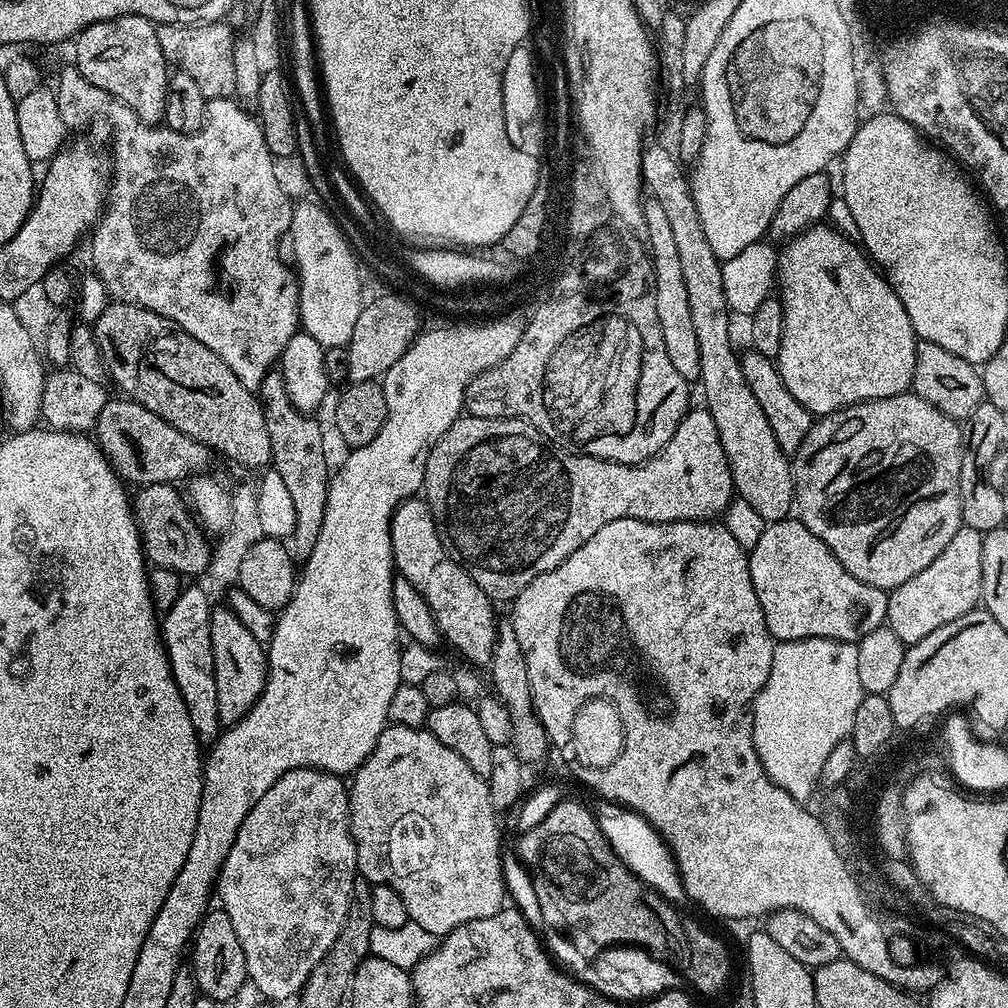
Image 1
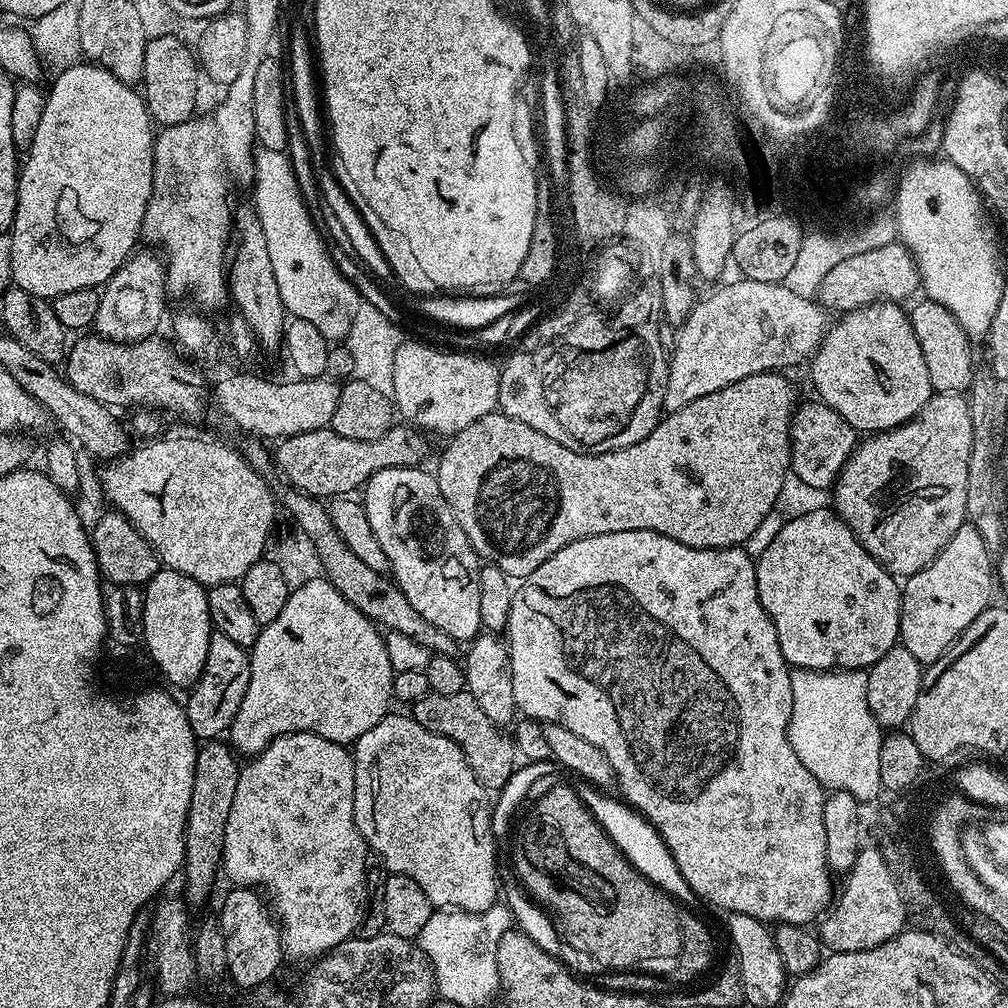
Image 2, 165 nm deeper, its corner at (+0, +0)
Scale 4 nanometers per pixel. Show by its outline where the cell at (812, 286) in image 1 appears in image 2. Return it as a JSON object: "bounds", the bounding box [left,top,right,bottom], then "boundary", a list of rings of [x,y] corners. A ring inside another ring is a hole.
{"bounds":[810,302,934,434],"boundary":[[[877,302],[843,313],[837,319],[840,321],[837,324],[835,321],[824,333],[824,341],[816,347],[810,361],[812,384],[820,395],[817,396],[819,403],[842,414],[860,434],[888,432],[904,424],[919,414],[934,391],[930,374],[926,374],[926,358],[922,358],[922,346],[918,346],[911,315],[900,308],[903,307],[896,302]]]}

